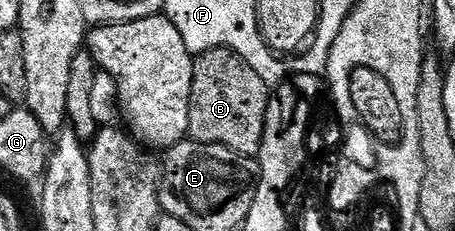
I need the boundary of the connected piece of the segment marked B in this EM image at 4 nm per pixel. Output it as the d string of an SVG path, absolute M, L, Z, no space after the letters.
M223 48L218 50L203 50L201 54L195 55L194 58L194 80L192 81L192 87L190 88L190 120L188 121L188 138L194 142L205 142L206 144L218 144L219 146L225 146L226 148L230 148L234 152L238 152L245 156L259 155L269 97L269 83L264 82L262 80L262 76L258 76L258 72L254 72L254 68L250 68L250 64L243 62L233 50L226 50Z

